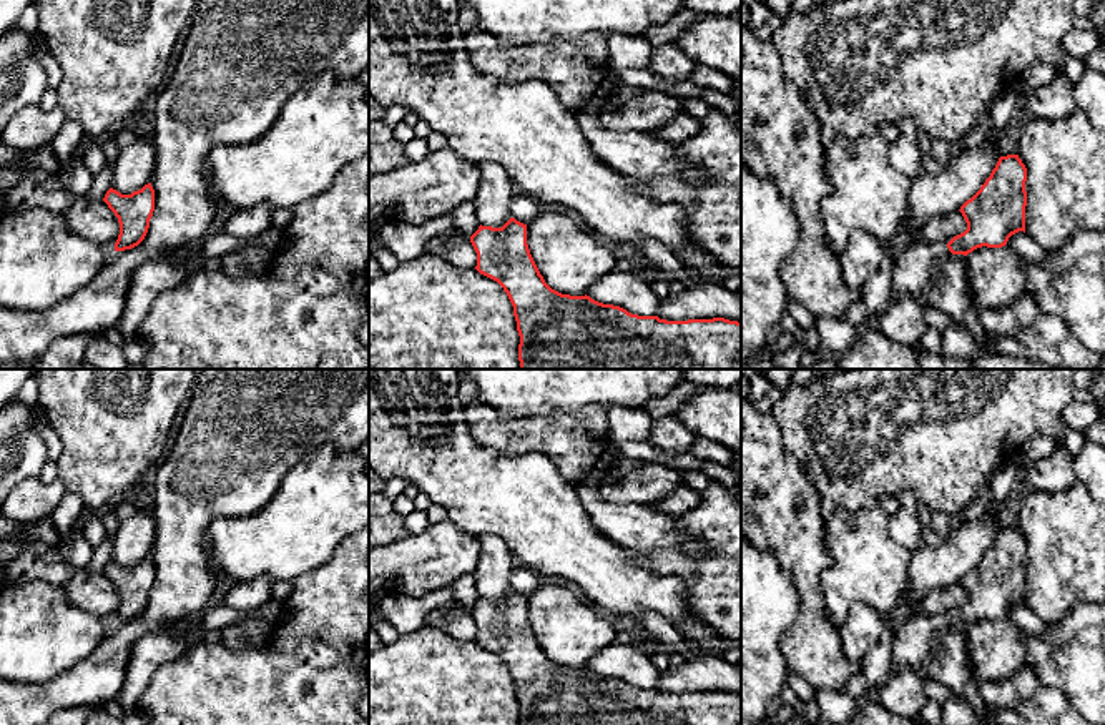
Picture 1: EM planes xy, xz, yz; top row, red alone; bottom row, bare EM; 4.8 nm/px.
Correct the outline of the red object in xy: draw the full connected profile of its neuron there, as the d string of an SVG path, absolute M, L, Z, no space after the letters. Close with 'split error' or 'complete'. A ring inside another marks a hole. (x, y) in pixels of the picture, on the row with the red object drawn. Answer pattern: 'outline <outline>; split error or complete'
outline M151 183L131 195L121 195L110 188L103 201L115 213L120 223L115 251L125 251L138 246L148 233L150 219L155 211L155 190Z; complete

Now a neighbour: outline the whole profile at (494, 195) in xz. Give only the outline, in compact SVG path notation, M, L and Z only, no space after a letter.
M480 161L480 185L474 196L477 219L482 226L502 228L510 218L517 191L507 171L494 161Z

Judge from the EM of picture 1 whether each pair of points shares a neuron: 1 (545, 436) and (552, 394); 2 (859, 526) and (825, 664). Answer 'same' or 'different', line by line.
1: different
2: different

